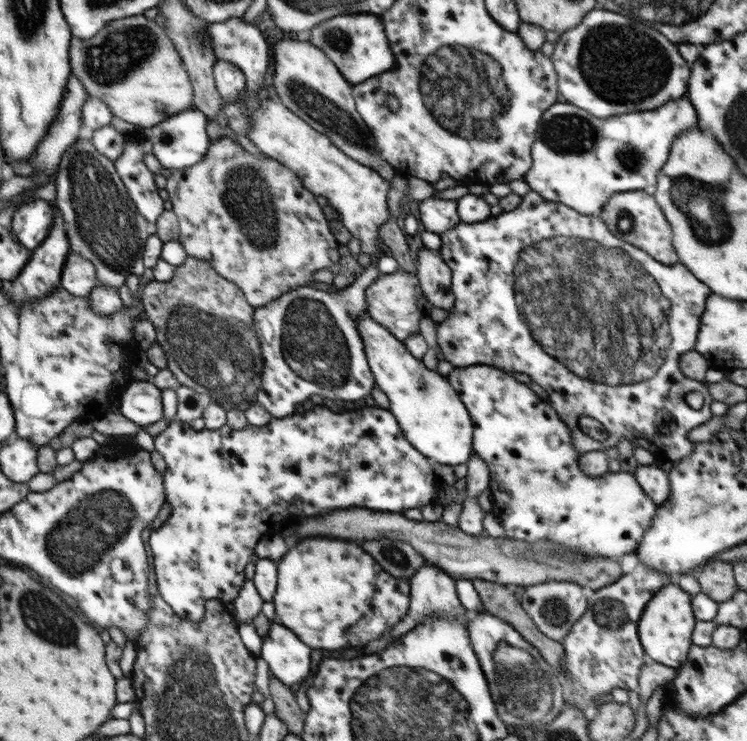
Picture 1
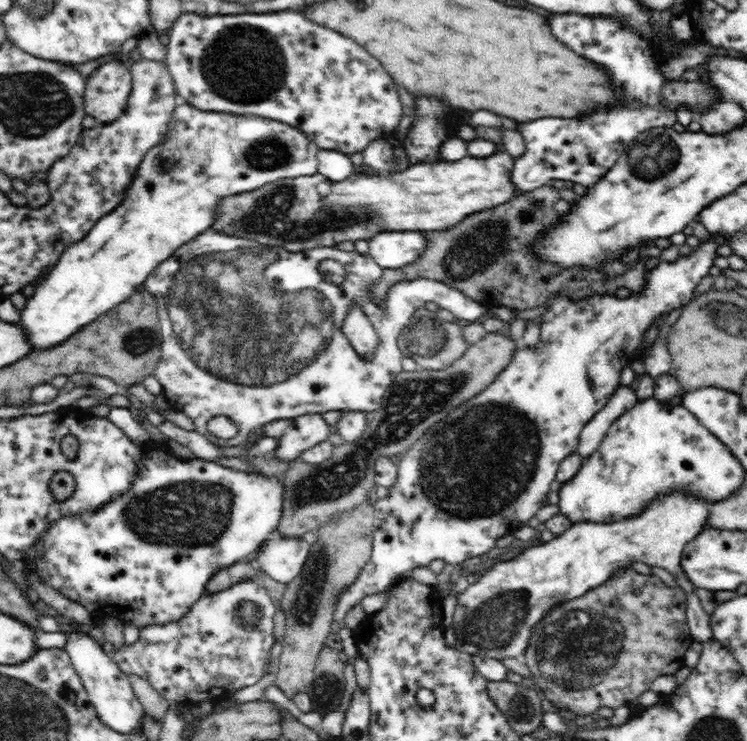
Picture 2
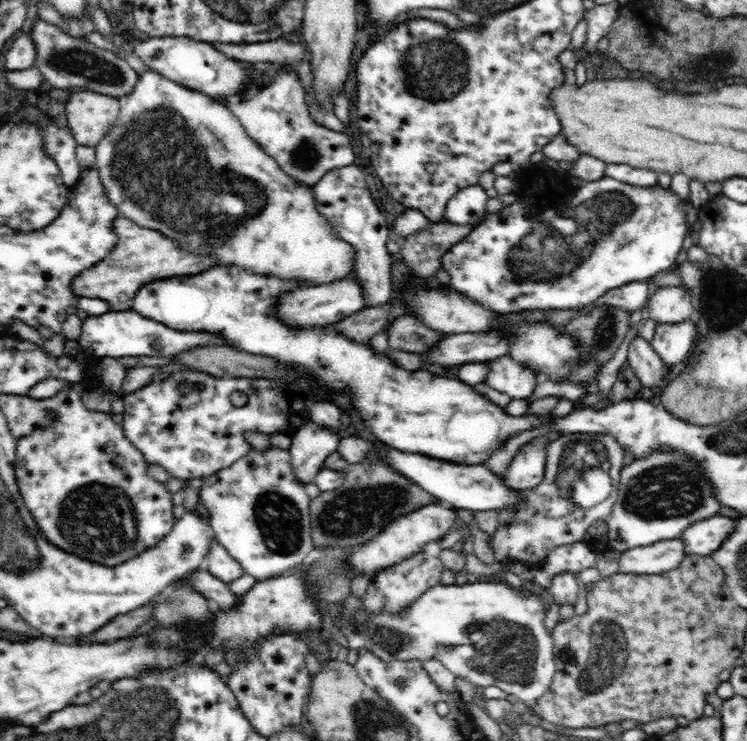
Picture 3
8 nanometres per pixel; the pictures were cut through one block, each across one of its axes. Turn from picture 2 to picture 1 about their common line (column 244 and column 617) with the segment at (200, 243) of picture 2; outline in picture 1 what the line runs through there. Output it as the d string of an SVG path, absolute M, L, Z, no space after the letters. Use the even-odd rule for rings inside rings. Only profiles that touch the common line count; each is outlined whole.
M529 191L522 197L522 202L516 210L504 211L499 216L491 216L480 223L460 222L452 230L440 234L440 240L442 240L442 246L438 251L439 256L450 267L451 289L455 296L455 303L448 312L448 317L444 322L438 324L437 346L444 354L444 360L450 362L454 367L485 364L500 368L504 372L522 372L522 374L530 376L533 382L542 386L548 393L547 401L556 411L558 418L571 430L571 434L573 434L571 443L576 453L580 453L580 455L593 450L605 451L611 446L617 446L620 441L628 441L634 449L646 448L665 466L674 465L694 453L695 443L692 443L686 435L692 428L696 428L712 418L711 404L714 400L704 383L684 376L679 367L681 354L694 350L700 329L700 316L704 314L706 298L710 296L710 288L706 288L706 284L702 284L698 278L694 278L688 267L680 262L674 265L665 265L653 260L646 252L616 238L599 217L584 216L564 204L548 202L533 191ZM600 246L604 246L604 248L600 248ZM610 248L614 248L614 250L610 250ZM616 248L622 248L624 252L616 250ZM620 262L624 262L624 266L628 268L628 274L622 272L624 268ZM690 392L703 394L704 402L699 411L691 408L684 399ZM580 416L590 416L590 418L598 420L608 430L608 437L604 441L589 437L578 425Z

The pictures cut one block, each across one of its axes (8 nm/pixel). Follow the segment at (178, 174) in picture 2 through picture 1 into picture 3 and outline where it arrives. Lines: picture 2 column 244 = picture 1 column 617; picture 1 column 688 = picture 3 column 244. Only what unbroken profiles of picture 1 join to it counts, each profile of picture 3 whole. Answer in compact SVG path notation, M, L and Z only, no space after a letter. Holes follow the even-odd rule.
M291 64L279 66L272 82L240 100L228 99L224 104L242 123L244 130L270 155L288 177L312 188L328 171L358 163L346 132L340 133L320 125L310 117L306 90Z

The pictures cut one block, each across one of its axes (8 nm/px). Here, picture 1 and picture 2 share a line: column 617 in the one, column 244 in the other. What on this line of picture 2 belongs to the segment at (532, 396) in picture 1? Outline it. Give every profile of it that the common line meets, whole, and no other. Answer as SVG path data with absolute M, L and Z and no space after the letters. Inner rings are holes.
M149 441L143 448L145 456L138 464L138 472L136 472L136 476L126 492L103 504L99 509L84 511L79 515L60 517L58 520L52 521L41 534L37 543L31 548L31 551L25 556L25 559L22 560L25 565L24 571L41 578L62 596L85 606L86 610L93 615L95 621L104 618L104 616L114 616L124 625L134 624L136 628L140 629L152 626L152 624L176 622L184 614L188 614L192 604L198 598L207 595L206 584L210 582L210 578L216 572L220 572L222 568L228 568L228 566L232 566L247 557L251 558L260 549L262 542L275 535L283 509L283 485L272 483L268 476L233 470L218 465L216 461L203 460L197 457L194 460L185 461L176 458L165 444L157 445L155 441Z

